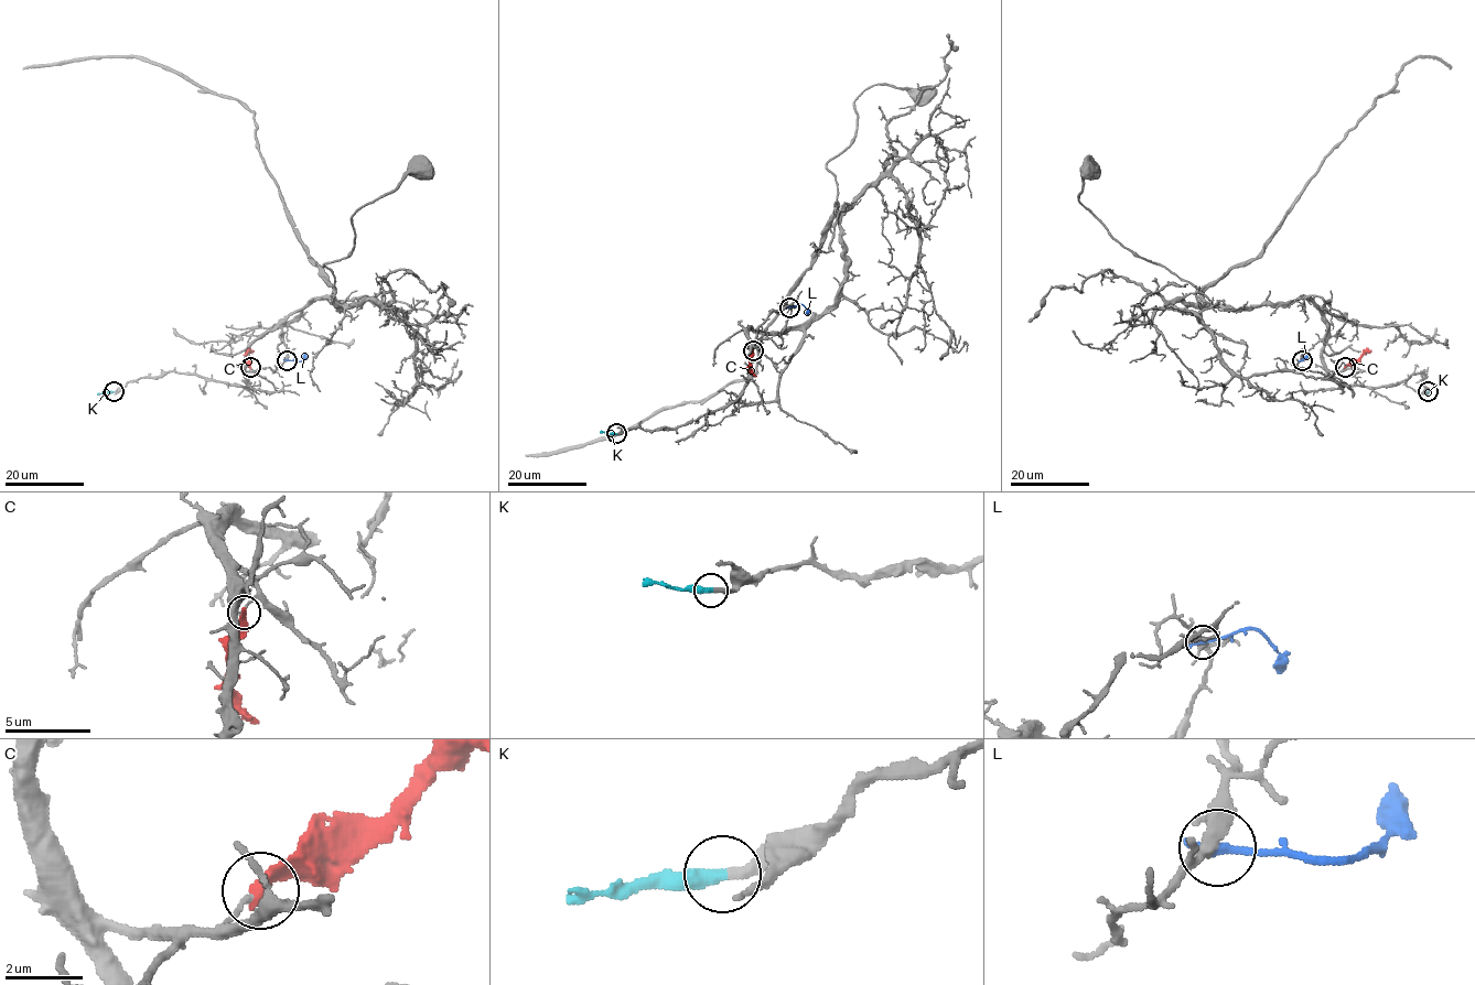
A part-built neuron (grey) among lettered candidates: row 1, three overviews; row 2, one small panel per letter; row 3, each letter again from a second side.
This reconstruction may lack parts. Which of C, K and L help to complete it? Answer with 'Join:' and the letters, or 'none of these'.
Join: K

